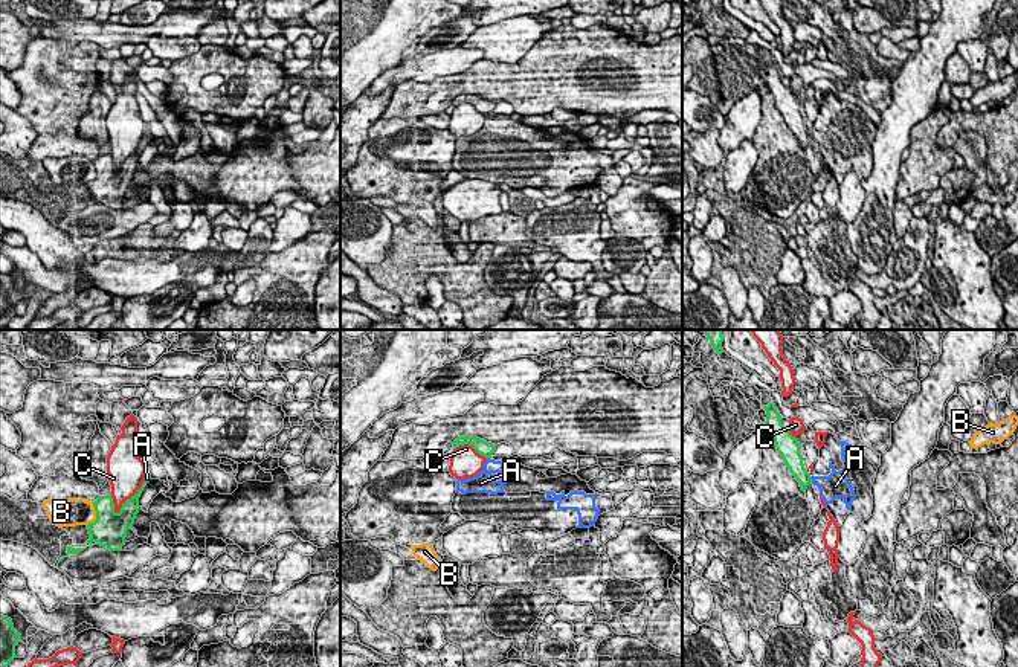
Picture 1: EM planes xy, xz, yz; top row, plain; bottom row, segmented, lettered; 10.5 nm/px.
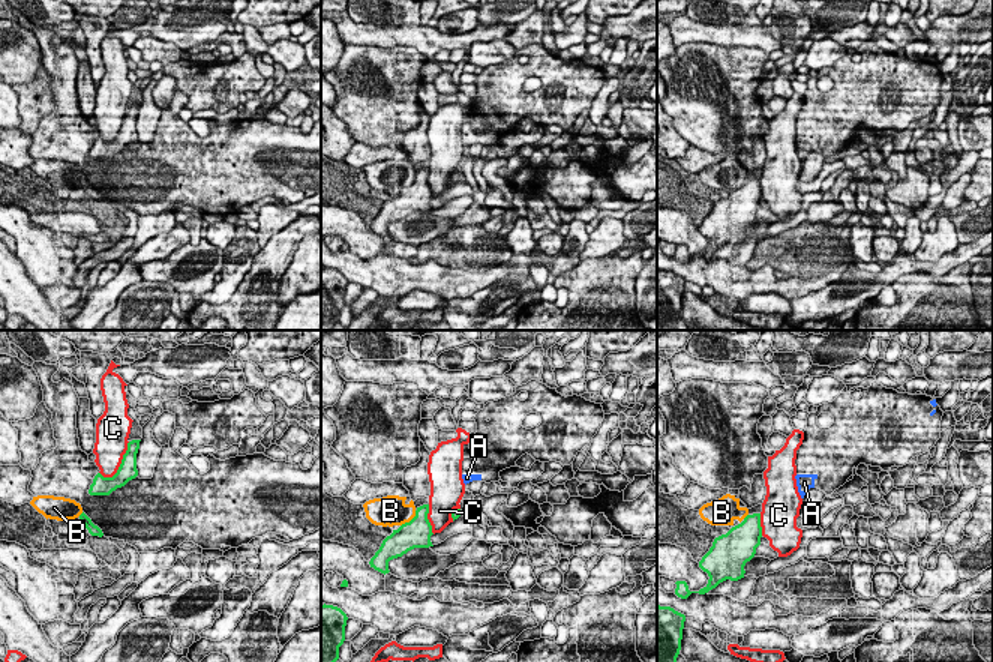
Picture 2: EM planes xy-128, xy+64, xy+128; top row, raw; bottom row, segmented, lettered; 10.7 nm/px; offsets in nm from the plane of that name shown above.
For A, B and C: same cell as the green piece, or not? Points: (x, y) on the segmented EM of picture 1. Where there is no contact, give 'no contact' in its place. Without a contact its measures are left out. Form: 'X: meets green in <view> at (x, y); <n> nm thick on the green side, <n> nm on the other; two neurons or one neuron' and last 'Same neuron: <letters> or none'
A: meets green in yz at (811, 480); 180 nm thick on the green side, 260 nm on the other; two neurons
B: meets green in xy at (96, 515); 360 nm thick on the green side, 280 nm on the other; two neurons
C: meets green in xy at (132, 496); 190 nm thick on the green side, 380 nm on the other; two neurons
Same neuron: none

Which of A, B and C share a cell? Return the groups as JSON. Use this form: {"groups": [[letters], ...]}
{"groups": [["A"], ["B"], ["C"]]}

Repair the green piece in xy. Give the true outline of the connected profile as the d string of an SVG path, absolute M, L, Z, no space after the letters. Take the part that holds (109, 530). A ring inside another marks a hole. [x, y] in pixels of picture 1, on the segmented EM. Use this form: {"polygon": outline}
{"polygon": "M147 479L143 481L142 487L137 490L137 493L134 496L131 496L130 499L127 499L122 507L121 511L116 513L114 511L114 504L113 504L113 498L111 495L108 496L99 496L93 505L95 505L95 511L96 511L96 520L87 525L90 539L87 540L87 543L93 543L96 542L98 545L110 549L110 551L121 551L122 546L125 545L125 537L127 537L127 531L131 530L136 514L139 513L139 498L142 495L143 485L147 484Z"}

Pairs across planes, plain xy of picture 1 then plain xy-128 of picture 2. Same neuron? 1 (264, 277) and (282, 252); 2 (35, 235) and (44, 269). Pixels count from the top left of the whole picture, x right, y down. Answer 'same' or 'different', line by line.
1: same
2: same

